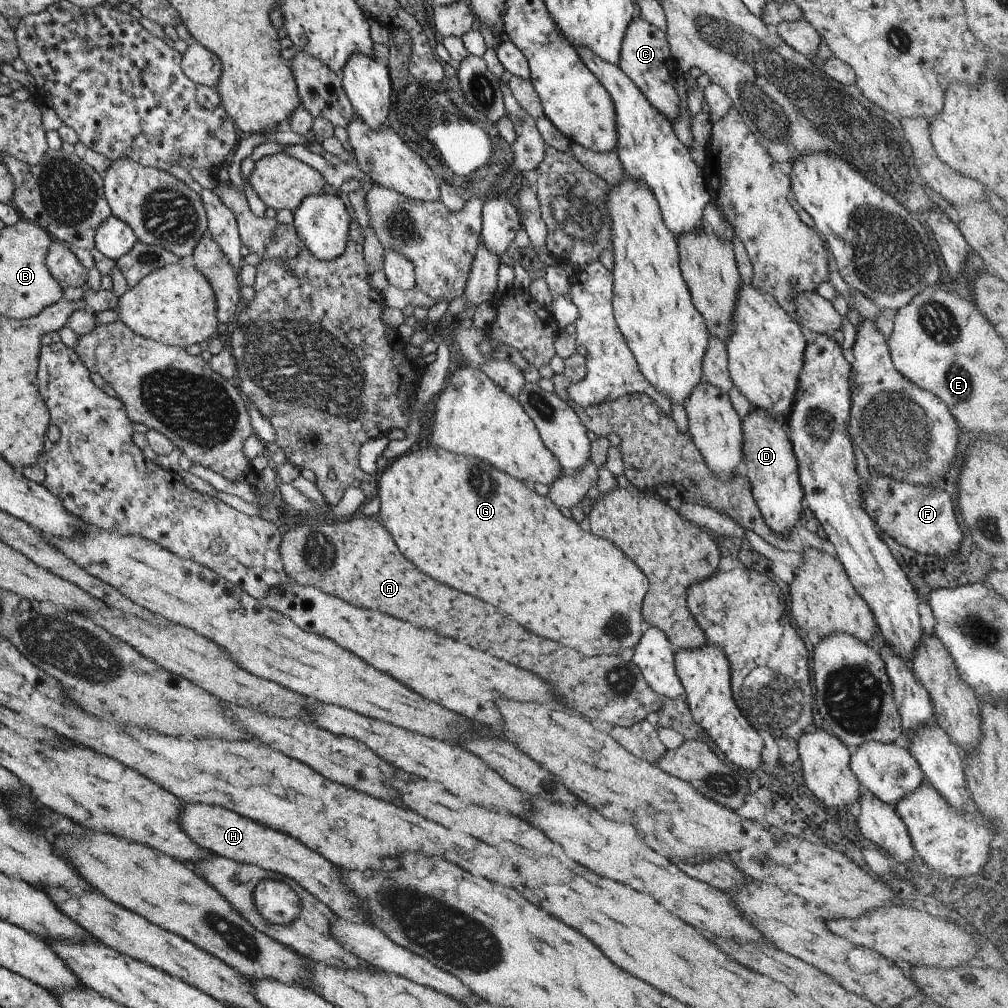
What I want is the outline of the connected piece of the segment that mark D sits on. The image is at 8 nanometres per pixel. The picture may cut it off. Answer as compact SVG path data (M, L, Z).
M751 406L750 411L740 420L742 432L741 452L743 458L743 474L750 482L750 491L763 517L765 524L776 533L786 537L789 529L795 528L799 524L800 512L803 510L803 491L798 481L797 459L792 453L792 448L788 439L785 426L774 419L766 410L761 407Z

